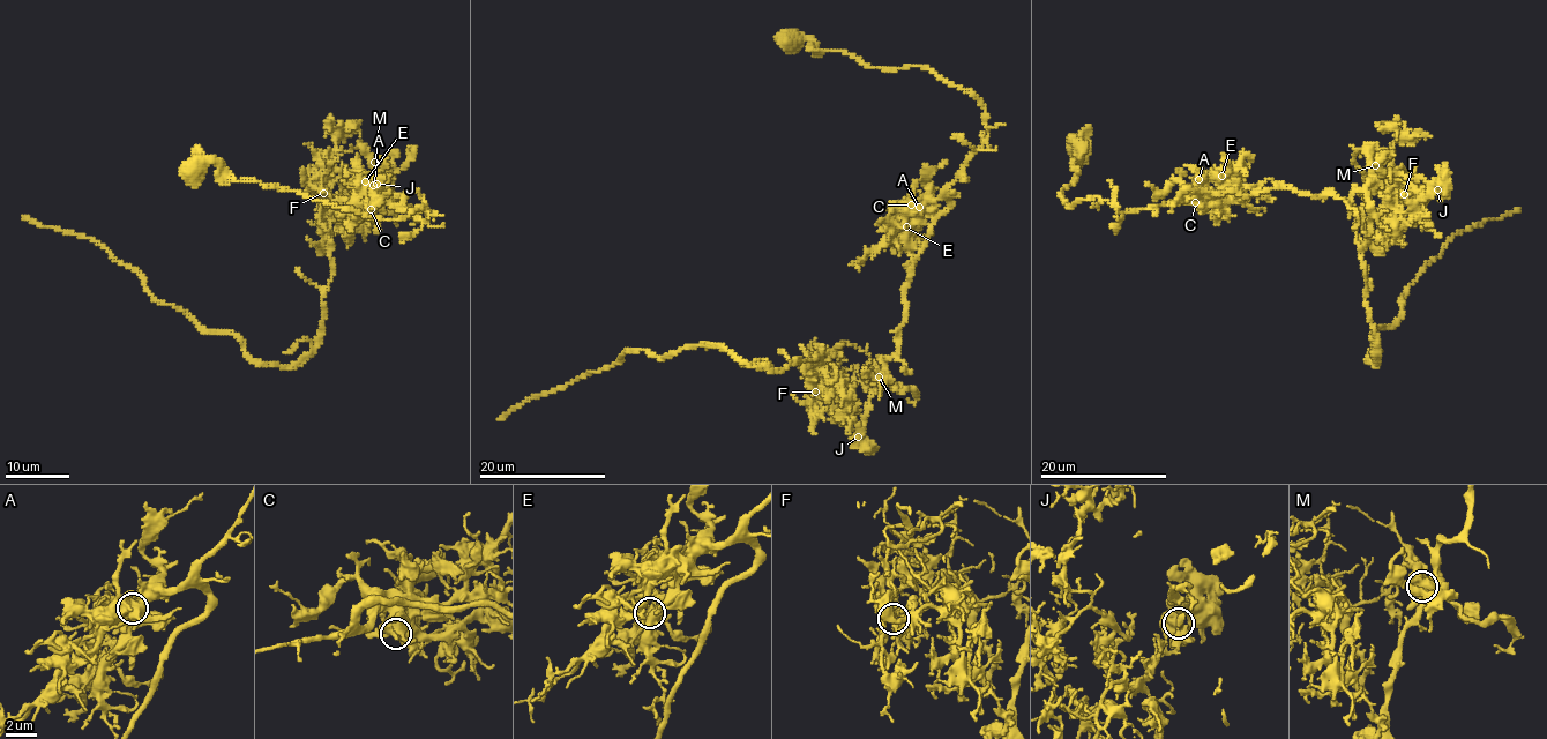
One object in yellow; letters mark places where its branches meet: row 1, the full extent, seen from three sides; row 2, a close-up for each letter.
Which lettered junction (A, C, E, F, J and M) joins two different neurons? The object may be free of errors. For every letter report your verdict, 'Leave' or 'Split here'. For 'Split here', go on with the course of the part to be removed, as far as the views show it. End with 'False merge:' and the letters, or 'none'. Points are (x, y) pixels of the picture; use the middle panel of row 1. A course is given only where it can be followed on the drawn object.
A: Leave
C: Leave
E: Leave
F: Leave
J: Split here. Course of the part to remove: (858, 438), (842, 381), (817, 392), (806, 373), (814, 355), (776, 372), (709, 345), (627, 350), (499, 420)
M: Leave
False merge: J

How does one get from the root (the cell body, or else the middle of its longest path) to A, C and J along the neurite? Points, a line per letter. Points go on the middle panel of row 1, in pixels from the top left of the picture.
A: (789, 39), (868, 67), (929, 68), (983, 105), (988, 139), (919, 207)
C: (789, 39), (868, 67), (929, 68), (983, 105), (986, 142), (936, 199), (911, 204)
J: (789, 39), (868, 67), (929, 68), (985, 109), (988, 139), (917, 258), (858, 438)

